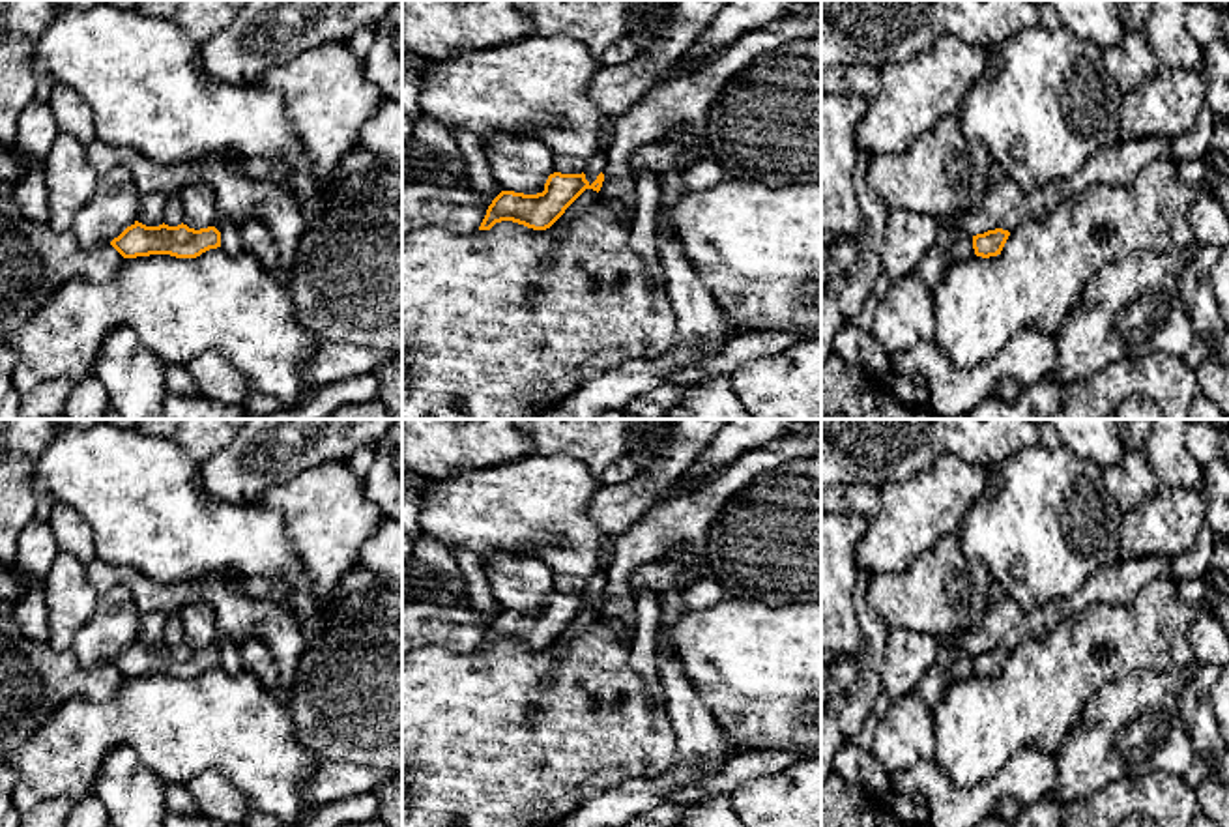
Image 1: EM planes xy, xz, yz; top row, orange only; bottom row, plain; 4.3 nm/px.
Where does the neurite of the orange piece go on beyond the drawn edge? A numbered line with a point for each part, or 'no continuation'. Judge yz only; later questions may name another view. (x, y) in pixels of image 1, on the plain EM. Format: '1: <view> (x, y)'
no continuation

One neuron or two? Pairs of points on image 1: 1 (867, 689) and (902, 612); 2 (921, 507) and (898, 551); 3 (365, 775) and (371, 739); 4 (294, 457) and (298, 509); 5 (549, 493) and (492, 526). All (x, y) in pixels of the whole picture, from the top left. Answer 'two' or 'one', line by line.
1: two
2: one
3: two
4: two
5: one

